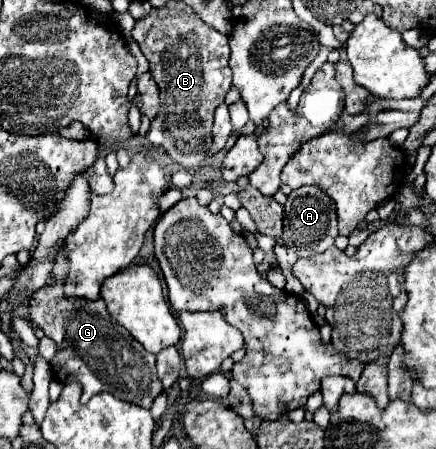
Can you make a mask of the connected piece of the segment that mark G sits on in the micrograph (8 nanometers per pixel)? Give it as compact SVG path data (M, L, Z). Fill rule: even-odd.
M62 248L52 264L52 272L50 276L54 278L54 284L46 284L42 286L30 300L28 304L28 318L32 322L34 328L42 328L44 334L48 338L52 338L56 344L58 344L58 352L56 352L56 360L52 360L52 370L54 370L54 378L60 380L62 384L68 384L68 382L80 382L84 392L82 392L82 402L86 404L94 394L100 394L100 392L110 392L114 394L116 398L120 400L126 400L126 402L132 402L132 404L138 404L138 406L144 406L144 408L150 408L154 398L162 392L162 384L156 376L156 356L146 352L144 346L134 340L130 336L128 330L124 330L112 316L110 312L106 310L106 304L102 298L98 300L84 300L84 298L72 298L72 296L66 296L64 294L64 282L68 278L68 260L66 260L66 248Z

